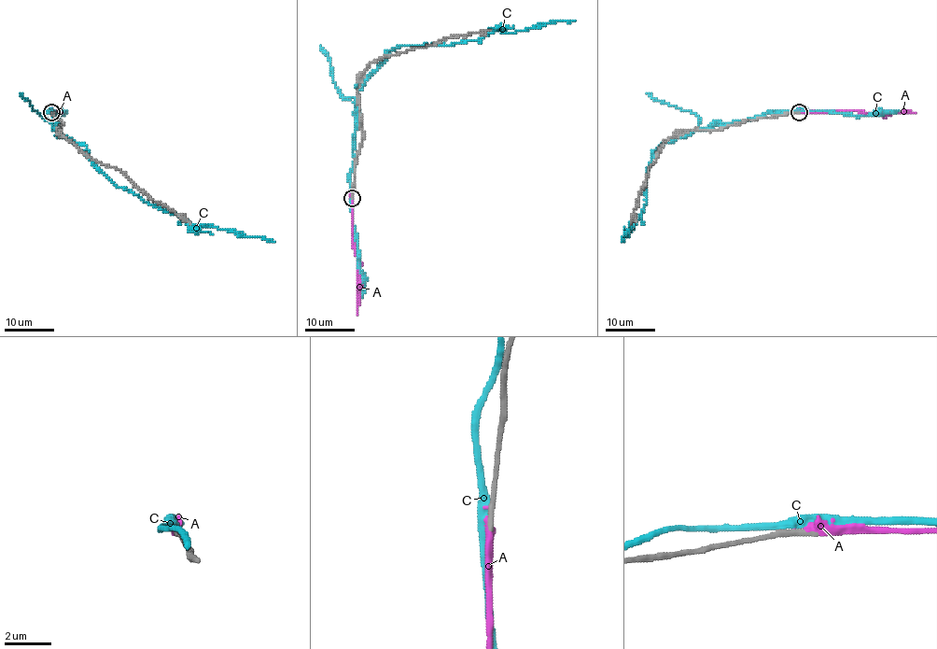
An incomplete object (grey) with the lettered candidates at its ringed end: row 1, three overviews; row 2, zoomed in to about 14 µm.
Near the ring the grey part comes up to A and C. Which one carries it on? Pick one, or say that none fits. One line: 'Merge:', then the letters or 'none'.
Merge: A

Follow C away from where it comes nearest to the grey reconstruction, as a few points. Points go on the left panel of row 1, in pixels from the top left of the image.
C: (51, 111), (57, 132), (82, 143), (88, 158), (115, 185), (190, 223), (274, 242)

